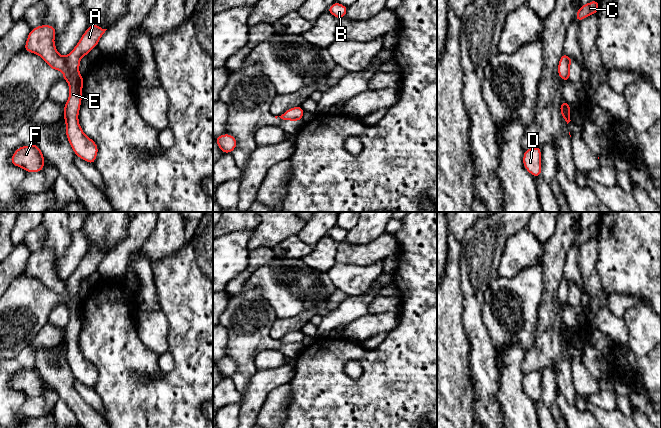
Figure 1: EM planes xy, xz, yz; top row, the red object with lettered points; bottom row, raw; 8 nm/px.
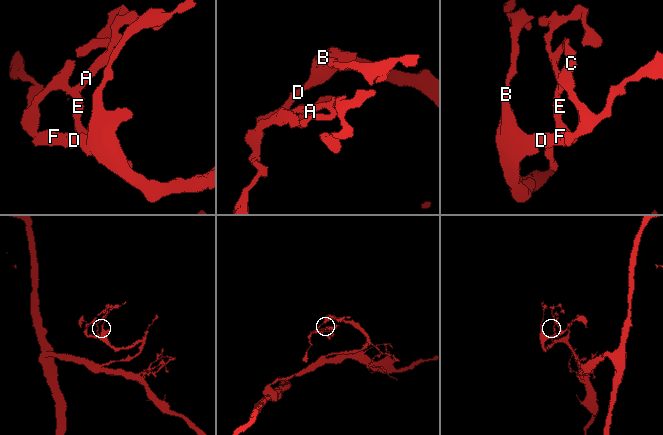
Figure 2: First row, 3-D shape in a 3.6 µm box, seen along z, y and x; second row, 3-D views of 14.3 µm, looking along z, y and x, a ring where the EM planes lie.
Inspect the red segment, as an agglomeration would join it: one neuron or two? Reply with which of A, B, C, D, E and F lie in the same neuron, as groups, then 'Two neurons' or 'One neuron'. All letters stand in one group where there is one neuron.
Groups: A / B C D E F. Two neurons

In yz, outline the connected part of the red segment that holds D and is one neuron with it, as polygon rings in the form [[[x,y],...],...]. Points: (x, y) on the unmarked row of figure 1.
[[[536,370],[525,374],[523,379],[523,389],[534,401],[541,400],[541,372]]]

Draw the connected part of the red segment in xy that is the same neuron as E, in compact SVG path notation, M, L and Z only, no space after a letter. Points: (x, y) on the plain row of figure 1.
M79 295L73 296L68 302L69 322L64 328L64 345L66 361L77 381L94 388L97 378L97 368L81 353L78 338L82 325L83 300Z

